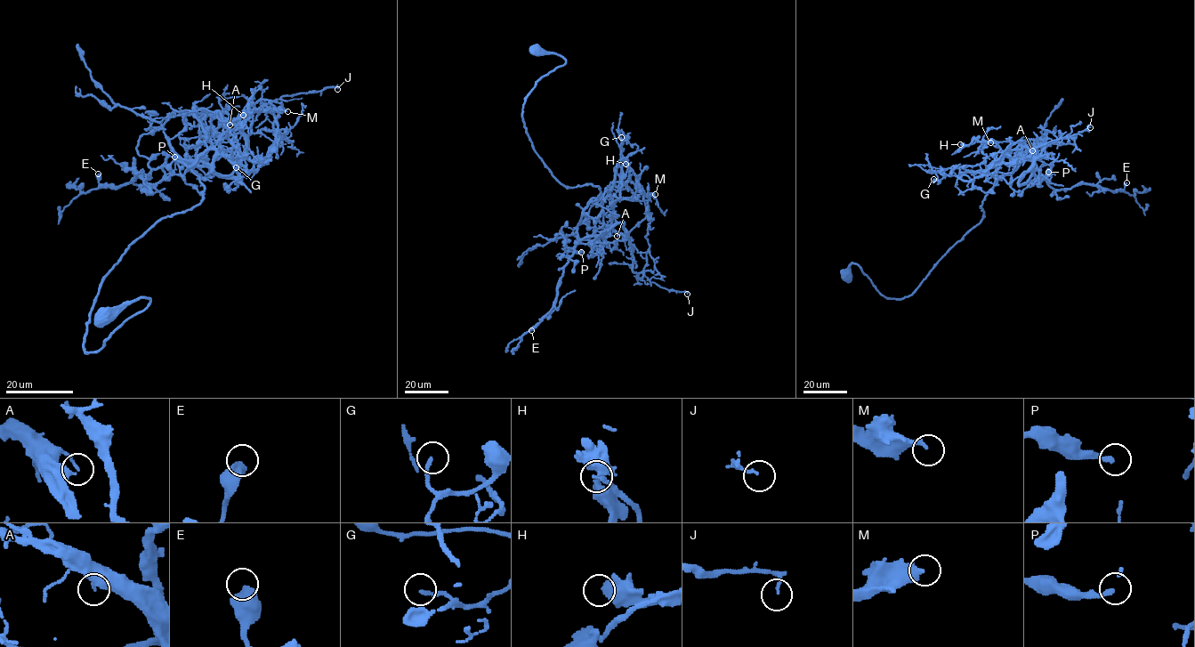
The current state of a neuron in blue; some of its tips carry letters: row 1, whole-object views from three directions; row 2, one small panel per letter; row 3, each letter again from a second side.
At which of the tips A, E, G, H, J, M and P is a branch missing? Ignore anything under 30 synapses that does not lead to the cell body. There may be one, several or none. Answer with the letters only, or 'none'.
none

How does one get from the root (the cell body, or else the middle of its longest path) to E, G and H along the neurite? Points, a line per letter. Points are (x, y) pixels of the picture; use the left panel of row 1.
E: (104, 318), (149, 300), (86, 352), (102, 279), (201, 200), (190, 167), (238, 165), (98, 173)
G: (104, 318), (149, 300), (86, 352), (190, 167), (238, 166), (200, 122), (236, 167)
H: (104, 318), (149, 300), (86, 352), (99, 285), (201, 200), (191, 166), (238, 166), (216, 112), (243, 115)

